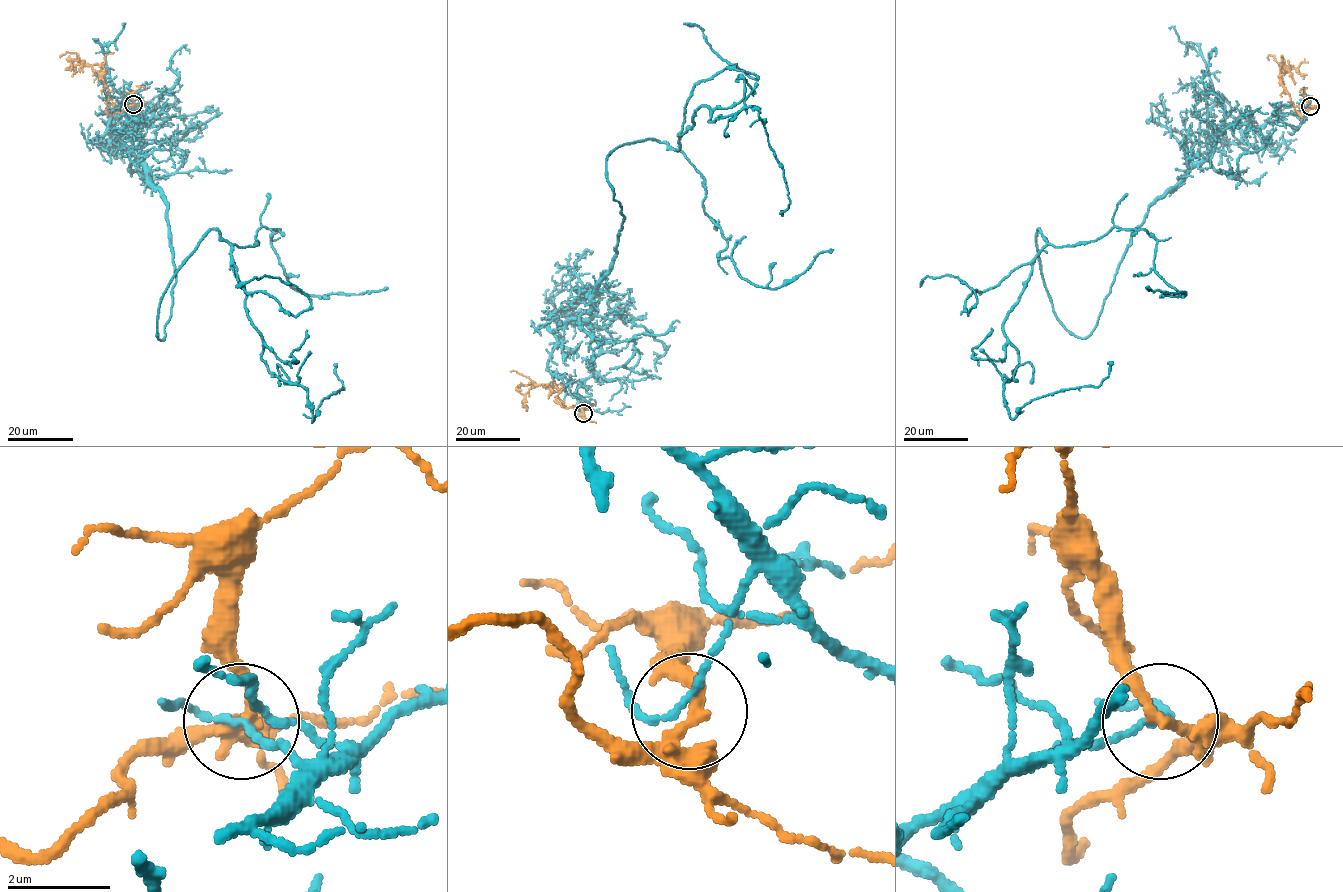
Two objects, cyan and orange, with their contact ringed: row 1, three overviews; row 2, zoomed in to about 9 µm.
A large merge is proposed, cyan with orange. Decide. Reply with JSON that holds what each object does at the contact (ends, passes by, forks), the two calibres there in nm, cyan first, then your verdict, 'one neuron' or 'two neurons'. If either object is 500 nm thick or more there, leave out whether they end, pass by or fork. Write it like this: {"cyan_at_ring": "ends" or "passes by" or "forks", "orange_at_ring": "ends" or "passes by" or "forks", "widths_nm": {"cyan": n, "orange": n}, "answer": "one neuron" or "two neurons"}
{"cyan_at_ring": "passes by", "orange_at_ring": "forks", "widths_nm": {"cyan": 100, "orange": 190}, "answer": "two neurons"}

